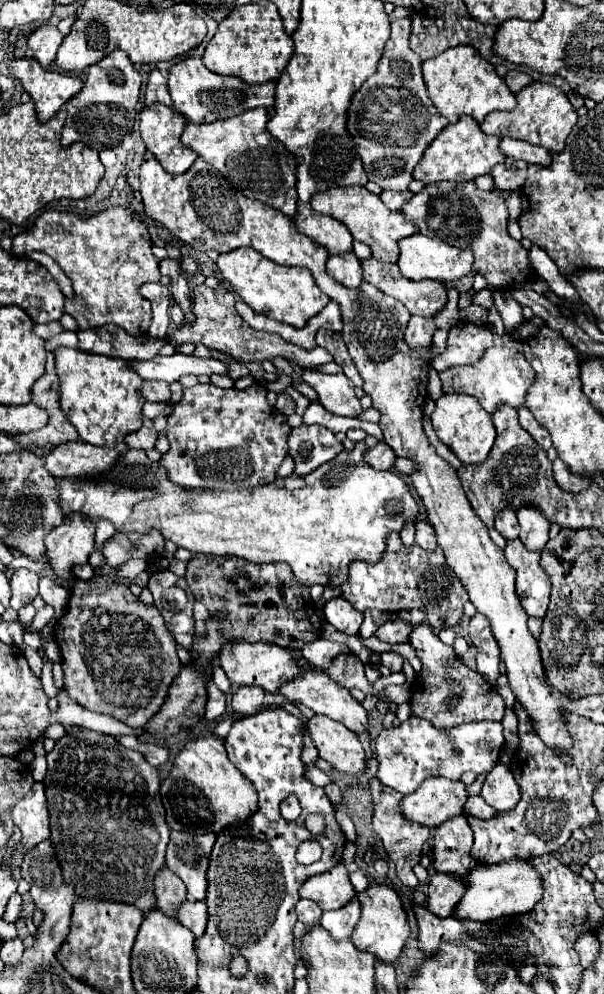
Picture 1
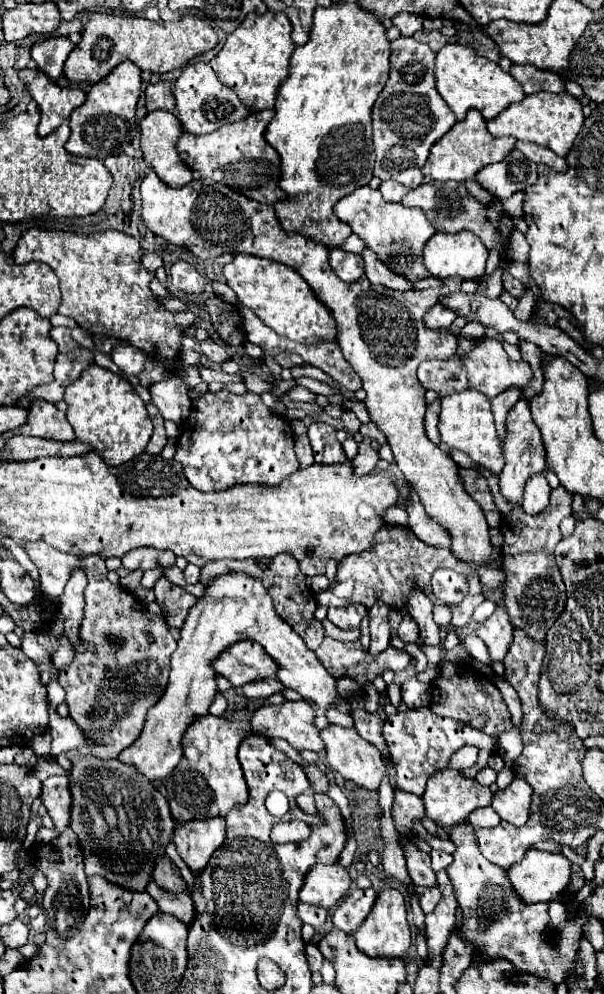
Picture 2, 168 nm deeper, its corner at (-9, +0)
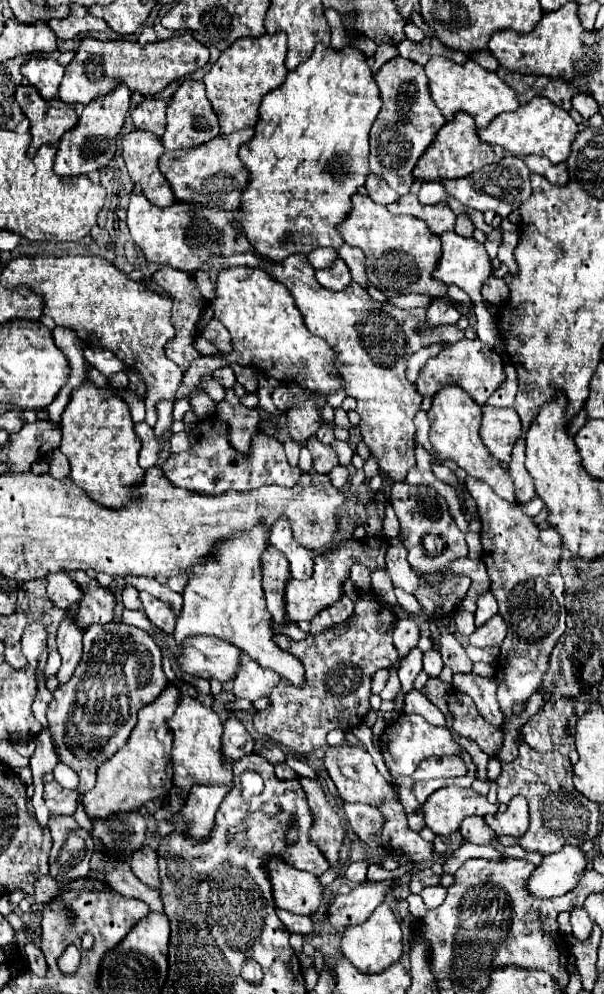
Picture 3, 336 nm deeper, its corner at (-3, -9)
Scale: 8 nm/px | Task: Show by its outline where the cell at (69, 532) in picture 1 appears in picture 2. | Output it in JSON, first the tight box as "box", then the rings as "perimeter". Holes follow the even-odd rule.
{"box":[60,570,86,644],"perimeter":[[[74,570],[72,578],[68,580],[64,594],[60,598],[60,614],[64,618],[64,634],[72,644],[80,634],[80,622],[84,618],[84,588],[86,588],[86,574],[82,570]]]}

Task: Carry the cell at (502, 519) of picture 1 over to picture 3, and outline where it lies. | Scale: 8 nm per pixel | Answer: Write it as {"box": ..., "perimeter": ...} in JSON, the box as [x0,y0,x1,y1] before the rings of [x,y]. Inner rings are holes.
{"box":[480,405,522,471],"perimeter":[[[482,405],[480,437],[490,455],[494,455],[494,459],[506,471],[512,461],[512,449],[520,435],[522,435],[522,421],[514,407],[496,409],[490,405]]]}

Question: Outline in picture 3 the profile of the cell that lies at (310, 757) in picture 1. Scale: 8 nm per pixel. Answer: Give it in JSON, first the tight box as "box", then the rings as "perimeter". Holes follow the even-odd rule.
{"box":[254,597,400,757],"perimeter":[[[360,597],[354,603],[350,621],[304,641],[294,641],[288,635],[278,635],[278,645],[292,655],[298,655],[306,667],[306,687],[294,691],[290,683],[280,681],[270,693],[272,705],[266,711],[254,713],[254,729],[260,737],[294,751],[298,757],[312,757],[316,749],[326,745],[326,735],[332,729],[352,729],[366,717],[370,709],[370,681],[376,671],[392,669],[400,657],[392,645],[392,629],[396,617],[392,609],[378,597]]]}

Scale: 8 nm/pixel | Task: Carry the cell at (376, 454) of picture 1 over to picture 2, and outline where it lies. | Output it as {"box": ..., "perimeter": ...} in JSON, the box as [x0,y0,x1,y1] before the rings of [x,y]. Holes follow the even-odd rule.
{"box":[350,442,378,476],"perimeter":[[[360,442],[360,452],[356,454],[356,458],[350,460],[352,470],[354,470],[356,474],[360,474],[360,476],[370,474],[372,468],[376,466],[376,462],[378,462],[378,452],[372,450],[370,444],[366,444],[366,442]]]}

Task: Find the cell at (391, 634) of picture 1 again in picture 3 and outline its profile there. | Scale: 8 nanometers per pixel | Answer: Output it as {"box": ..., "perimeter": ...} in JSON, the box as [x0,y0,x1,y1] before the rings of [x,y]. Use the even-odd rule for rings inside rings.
{"box":[394,619,420,657],"perimeter":[[[402,619],[396,623],[394,627],[394,647],[398,649],[400,657],[408,655],[410,649],[414,649],[418,645],[420,639],[420,629],[414,621],[410,619]]]}

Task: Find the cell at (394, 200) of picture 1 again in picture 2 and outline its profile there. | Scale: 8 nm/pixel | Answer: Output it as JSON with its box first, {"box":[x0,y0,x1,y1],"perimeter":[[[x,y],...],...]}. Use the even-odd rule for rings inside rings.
{"box":[378,180,410,202],"perimeter":[[[388,180],[388,182],[382,182],[382,184],[378,186],[378,190],[382,192],[384,200],[388,200],[388,202],[400,202],[400,200],[402,200],[402,198],[408,194],[408,190],[410,190],[410,188],[400,186],[398,182]]]}

